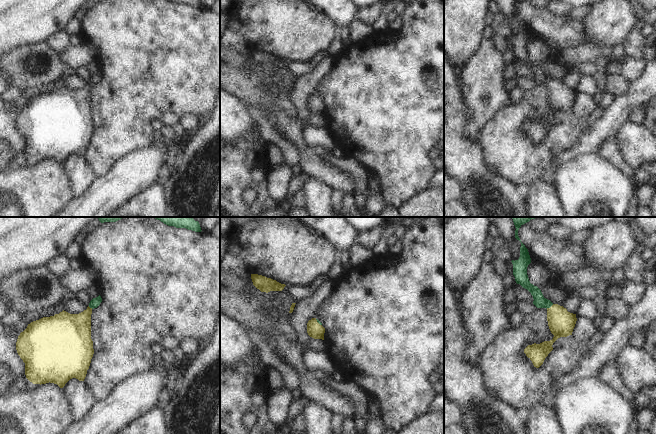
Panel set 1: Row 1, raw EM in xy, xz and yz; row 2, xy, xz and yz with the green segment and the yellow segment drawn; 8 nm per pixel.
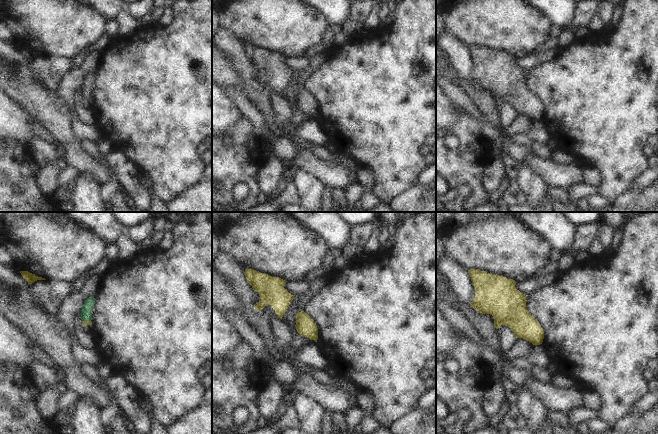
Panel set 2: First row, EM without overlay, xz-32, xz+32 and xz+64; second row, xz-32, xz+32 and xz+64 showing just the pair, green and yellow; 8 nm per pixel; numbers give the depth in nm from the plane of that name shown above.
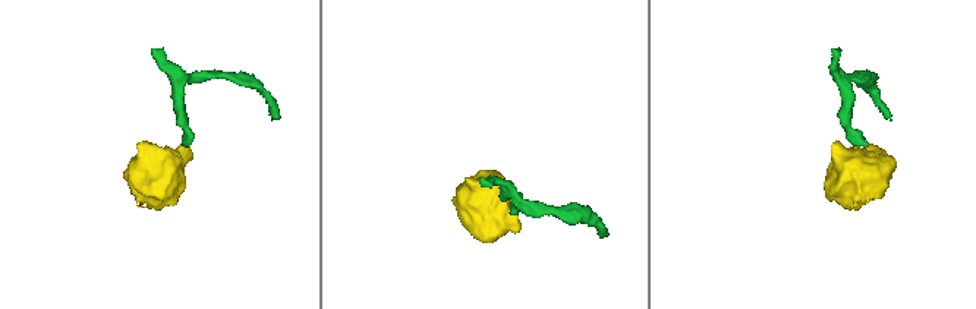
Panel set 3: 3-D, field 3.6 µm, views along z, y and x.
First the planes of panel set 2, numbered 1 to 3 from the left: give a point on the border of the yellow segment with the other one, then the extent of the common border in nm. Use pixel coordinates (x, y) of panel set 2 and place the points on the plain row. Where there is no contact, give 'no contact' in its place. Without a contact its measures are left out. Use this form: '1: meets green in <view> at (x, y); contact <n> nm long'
1: meets green in xz-32 at (86, 96); contact 70 nm long
2: no contact
3: no contact

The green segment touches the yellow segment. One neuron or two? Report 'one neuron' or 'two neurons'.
one neuron

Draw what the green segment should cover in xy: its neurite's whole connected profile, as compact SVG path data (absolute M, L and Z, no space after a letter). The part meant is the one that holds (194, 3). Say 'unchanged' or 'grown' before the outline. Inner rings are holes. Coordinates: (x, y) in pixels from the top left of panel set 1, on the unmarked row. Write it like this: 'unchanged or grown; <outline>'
unchanged; M166 0L168 2L174 2L176 4L186 4L195 8L201 8L200 0Z

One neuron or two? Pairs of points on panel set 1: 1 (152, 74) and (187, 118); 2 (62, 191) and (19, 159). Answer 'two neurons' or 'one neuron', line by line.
1: two neurons
2: two neurons

